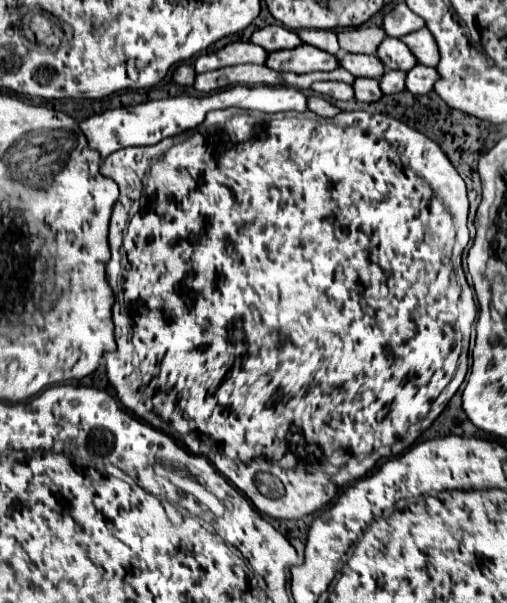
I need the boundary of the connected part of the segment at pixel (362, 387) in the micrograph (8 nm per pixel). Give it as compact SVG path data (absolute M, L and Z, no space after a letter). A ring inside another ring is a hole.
M230 108L230 110L208 112L206 114L206 120L198 128L186 130L186 132L174 136L174 138L166 138L160 144L164 144L160 156L156 156L156 146L134 146L134 148L124 148L120 152L110 154L104 160L102 168L100 168L102 174L114 178L118 182L118 186L120 186L120 198L118 198L118 202L116 202L116 206L113 208L109 223L108 242L110 250L121 249L123 243L122 231L125 230L126 224L130 220L128 232L124 234L124 256L122 256L124 258L124 276L120 278L120 280L124 280L124 296L120 296L122 298L120 302L126 304L126 314L128 314L126 316L126 322L128 324L118 324L118 320L114 320L118 348L114 352L106 352L103 355L108 380L114 386L120 402L128 410L132 410L138 418L144 418L150 426L162 430L164 434L168 434L172 438L176 436L174 440L178 440L180 444L184 444L192 454L200 454L200 456L208 458L216 466L216 470L220 474L224 474L240 492L246 494L246 498L250 498L250 502L256 506L258 512L262 512L262 514L266 514L270 518L280 518L280 520L308 516L308 514L320 510L322 506L326 506L328 502L332 502L334 496L338 494L338 490L344 484L350 484L350 482L362 478L366 472L370 472L378 464L380 458L398 456L404 450L408 450L412 446L412 442L414 442L414 440L406 440L406 436L410 434L410 430L414 430L418 426L418 422L421 422L421 431L428 429L444 410L444 406L447 405L459 389L469 371L468 344L470 344L472 324L476 320L476 304L474 304L472 290L466 284L466 276L462 272L462 252L464 252L464 248L466 248L466 244L470 240L468 238L468 226L462 226L462 224L466 224L466 218L468 218L466 184L464 184L464 180L460 178L460 174L452 166L452 162L446 158L446 154L440 150L440 146L436 142L432 142L430 138L426 138L422 132L406 126L404 122L379 113L340 112L340 114L332 116L332 118L320 118L320 116L316 116L314 112L308 112L308 110L306 112L284 112L284 114L262 114L262 112L248 112L248 110L240 110L240 108ZM130 188L138 190L138 194L140 194L140 198L136 200L136 206L140 206L140 208L138 208L138 212L132 218L130 218L130 214L132 214L130 210L133 200L127 196L134 196L134 190L130 190ZM372 454L376 456L376 460L364 460L364 458L368 458Z

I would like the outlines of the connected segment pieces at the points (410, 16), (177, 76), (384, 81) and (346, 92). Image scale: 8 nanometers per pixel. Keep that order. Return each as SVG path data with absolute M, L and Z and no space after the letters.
M396 4L382 22L382 28L386 32L386 36L394 36L400 38L406 32L414 32L420 30L424 26L424 20L420 20L418 14L414 14L406 4Z
M180 64L174 70L172 80L178 82L178 84L182 84L182 86L192 86L194 84L194 76L196 76L196 72L194 72L194 68L190 64Z
M390 70L390 72L384 72L384 76L380 76L380 90L384 94L396 94L396 92L402 92L404 90L404 76L406 72L400 72L400 70Z
M316 82L310 88L316 94L324 94L324 96L330 96L330 98L336 98L336 100L352 100L354 98L352 86L344 84L344 82Z

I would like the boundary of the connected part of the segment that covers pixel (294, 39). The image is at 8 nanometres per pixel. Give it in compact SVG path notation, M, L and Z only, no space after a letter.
M284 26L260 28L250 36L250 42L264 48L266 52L276 52L276 50L284 50L284 48L296 48L298 44L302 44L298 34L284 28Z

